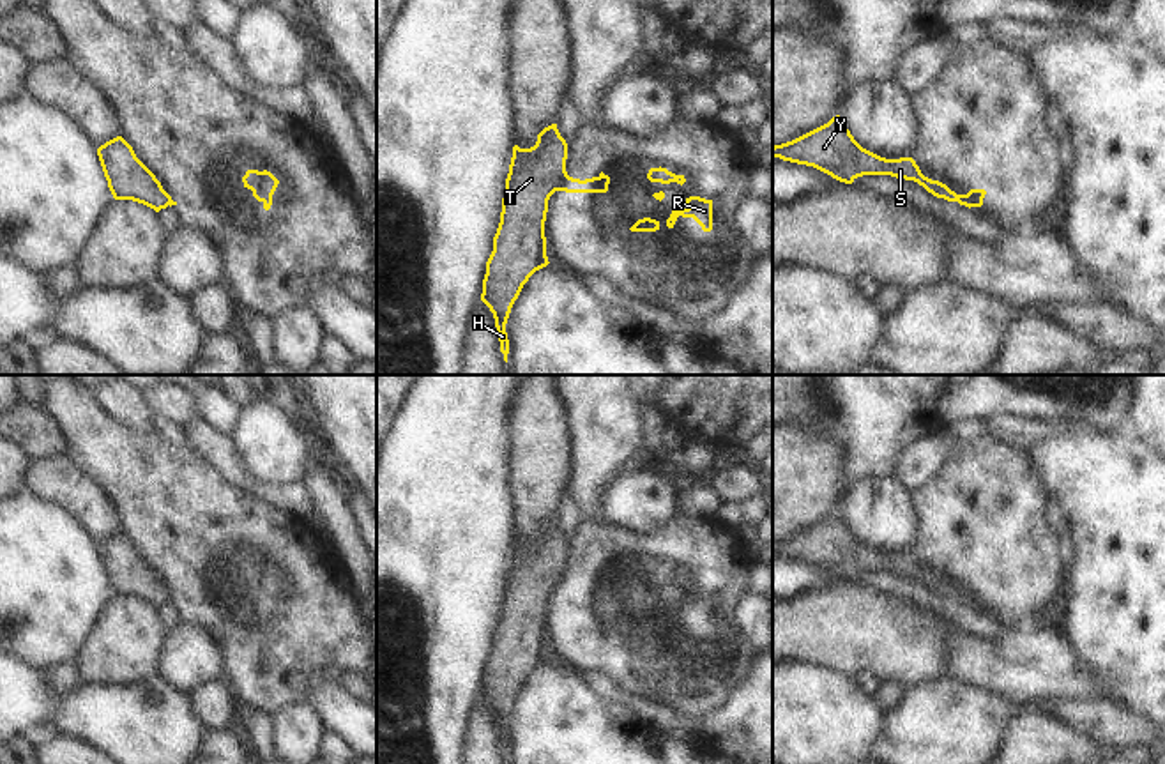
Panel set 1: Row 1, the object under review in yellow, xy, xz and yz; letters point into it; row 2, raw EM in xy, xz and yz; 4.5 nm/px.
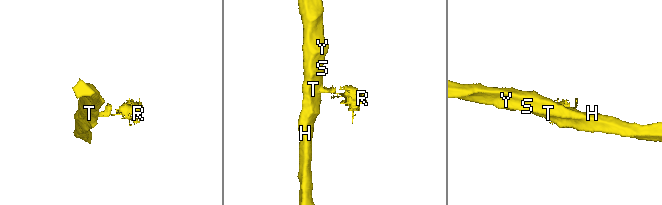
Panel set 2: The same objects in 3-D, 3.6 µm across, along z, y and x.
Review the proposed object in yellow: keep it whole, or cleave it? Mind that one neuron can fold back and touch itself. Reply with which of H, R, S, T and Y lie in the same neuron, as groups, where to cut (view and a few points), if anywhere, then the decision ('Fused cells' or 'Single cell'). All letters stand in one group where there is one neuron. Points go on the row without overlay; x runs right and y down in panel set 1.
Groups: H S T Y / R. Split along xz (564, 559), (564, 570), (554, 586). Fused cells

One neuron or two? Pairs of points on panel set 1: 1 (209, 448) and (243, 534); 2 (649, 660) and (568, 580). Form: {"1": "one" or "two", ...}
{"1": "two", "2": "one"}

